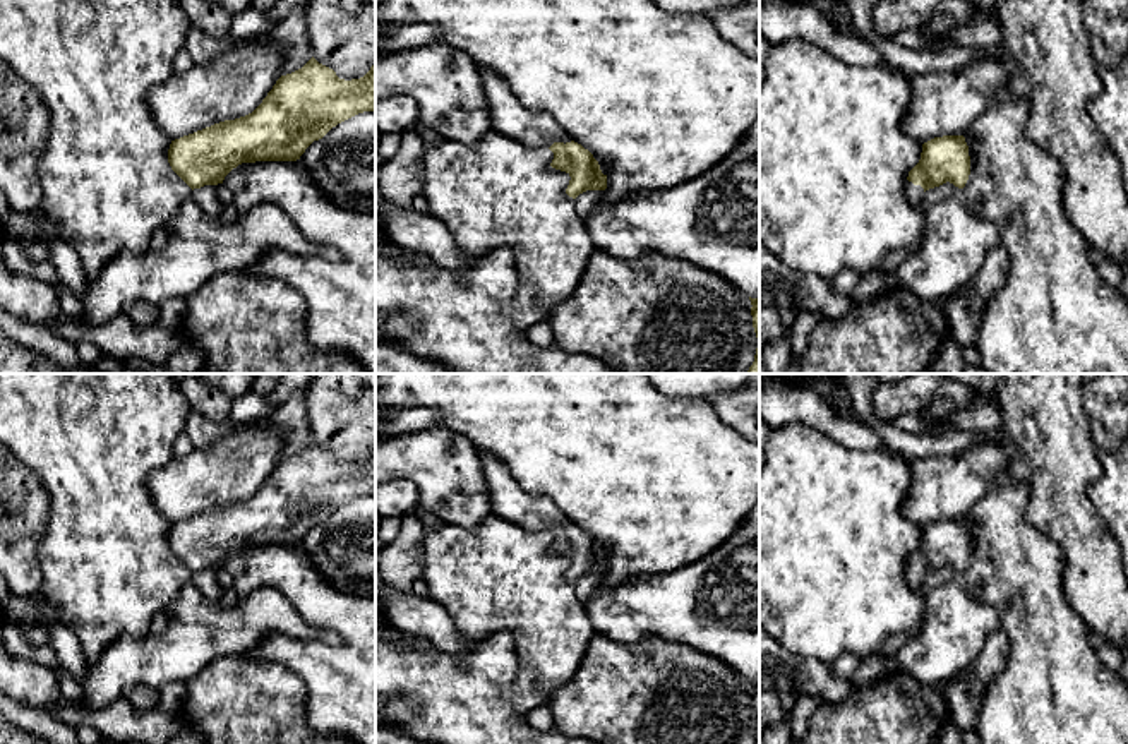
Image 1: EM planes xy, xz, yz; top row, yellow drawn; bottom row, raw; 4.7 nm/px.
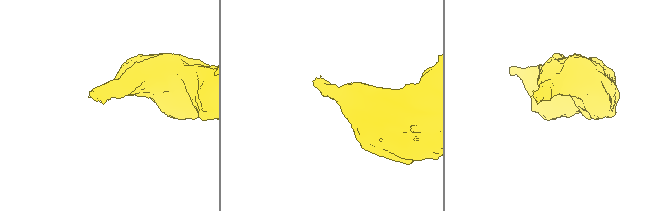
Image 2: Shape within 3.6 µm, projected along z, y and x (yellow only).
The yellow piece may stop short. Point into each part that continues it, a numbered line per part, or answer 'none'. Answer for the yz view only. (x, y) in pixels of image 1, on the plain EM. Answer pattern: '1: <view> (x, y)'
1: yz (914, 578)

